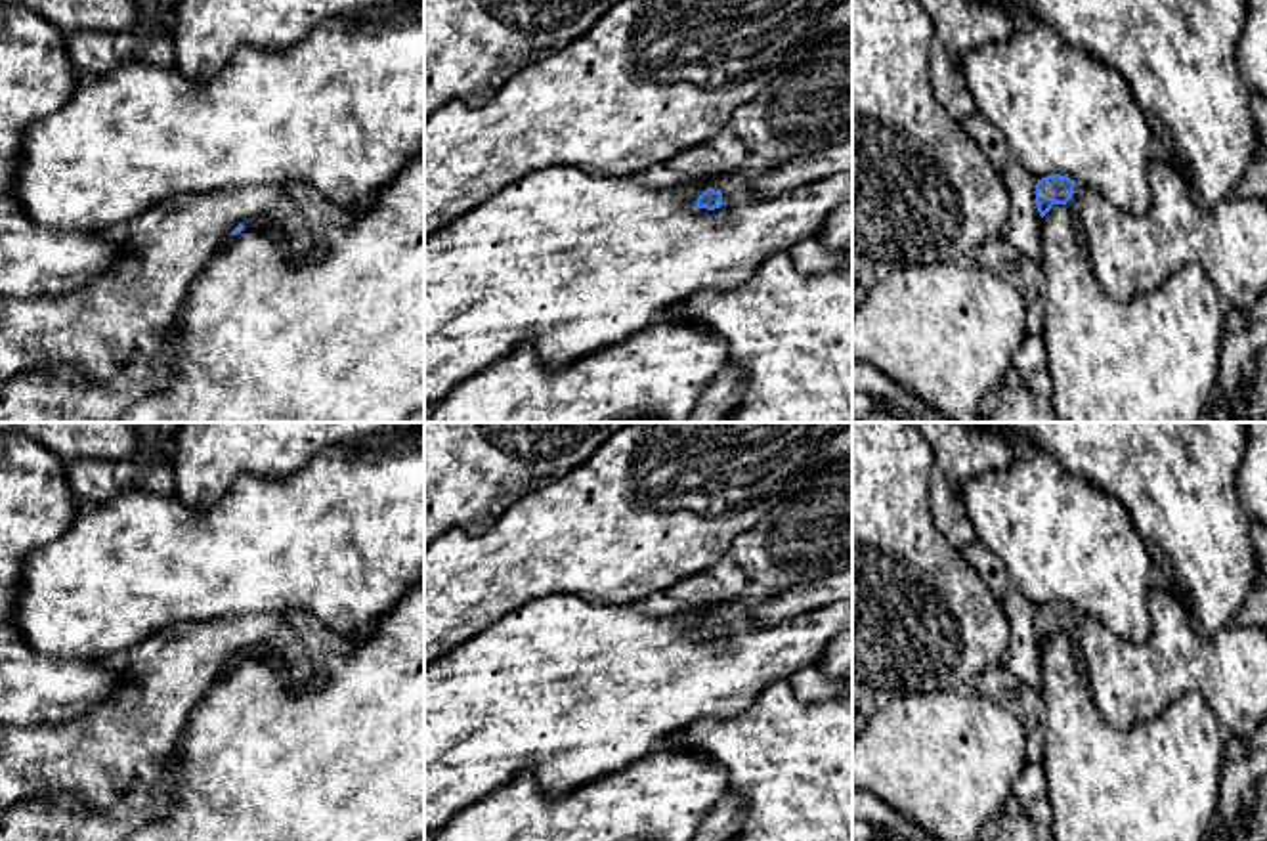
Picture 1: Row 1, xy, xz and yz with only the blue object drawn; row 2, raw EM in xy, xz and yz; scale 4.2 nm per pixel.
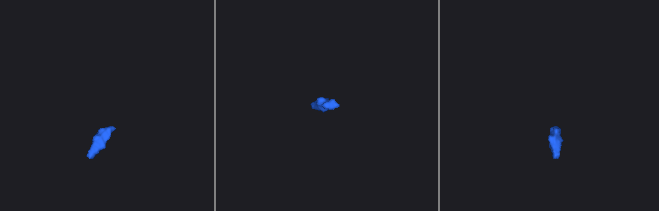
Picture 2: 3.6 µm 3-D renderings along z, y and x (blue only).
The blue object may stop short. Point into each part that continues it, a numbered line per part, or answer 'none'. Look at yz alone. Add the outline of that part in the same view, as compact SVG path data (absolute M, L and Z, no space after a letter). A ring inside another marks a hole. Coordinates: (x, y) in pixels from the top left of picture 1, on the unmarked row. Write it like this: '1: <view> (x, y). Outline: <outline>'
1: yz (1074, 631). Outline: M1076 612L1074 614L1074 621L1072 621L1072 627L1066 631L1072 648L1078 648L1078 644L1080 644L1080 633L1082 633L1080 631L1080 623L1082 623L1082 619L1084 619L1084 614Z

